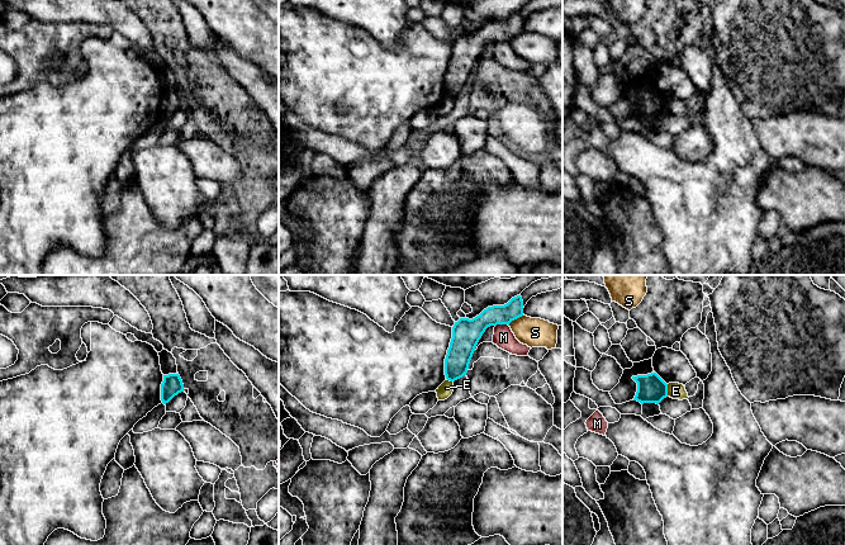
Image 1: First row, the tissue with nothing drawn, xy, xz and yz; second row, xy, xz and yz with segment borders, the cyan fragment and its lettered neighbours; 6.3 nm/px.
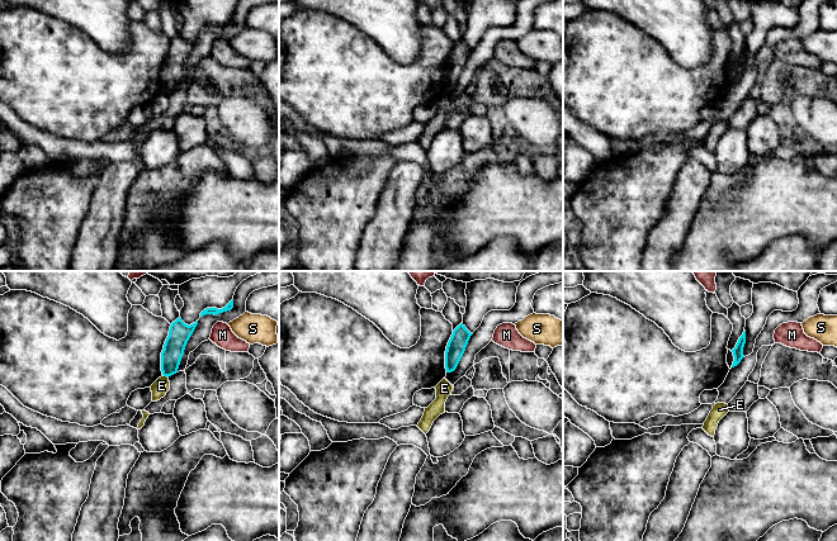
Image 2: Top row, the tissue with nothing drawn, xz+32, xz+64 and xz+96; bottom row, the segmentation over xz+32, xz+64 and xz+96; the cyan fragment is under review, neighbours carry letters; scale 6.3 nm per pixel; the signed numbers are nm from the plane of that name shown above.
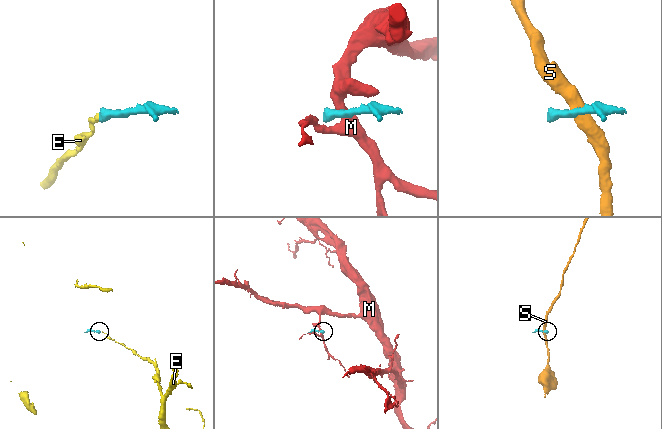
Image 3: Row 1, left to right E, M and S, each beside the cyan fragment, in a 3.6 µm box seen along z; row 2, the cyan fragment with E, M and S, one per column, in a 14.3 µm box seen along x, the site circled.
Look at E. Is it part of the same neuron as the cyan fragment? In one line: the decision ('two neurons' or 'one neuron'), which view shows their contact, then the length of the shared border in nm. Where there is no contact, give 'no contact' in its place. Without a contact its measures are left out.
two neurons | yz | 80 nm

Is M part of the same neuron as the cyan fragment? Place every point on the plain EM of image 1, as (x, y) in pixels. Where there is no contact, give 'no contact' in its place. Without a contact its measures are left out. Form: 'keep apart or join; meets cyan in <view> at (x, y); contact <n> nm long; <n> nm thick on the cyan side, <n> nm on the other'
keep apart; meets cyan in xz at (502, 39); contact 90 nm long; 180 nm thick on the cyan side, 140 nm on the other

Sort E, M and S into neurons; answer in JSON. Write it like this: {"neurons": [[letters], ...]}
{"neurons": [["E"], ["M"], ["S"]]}

